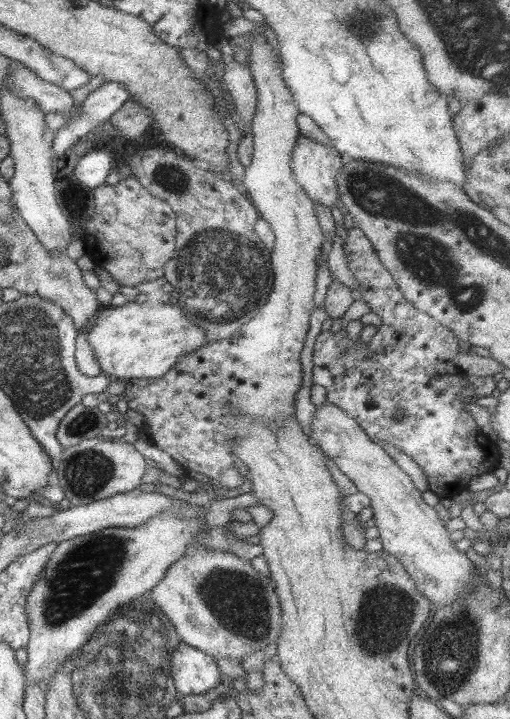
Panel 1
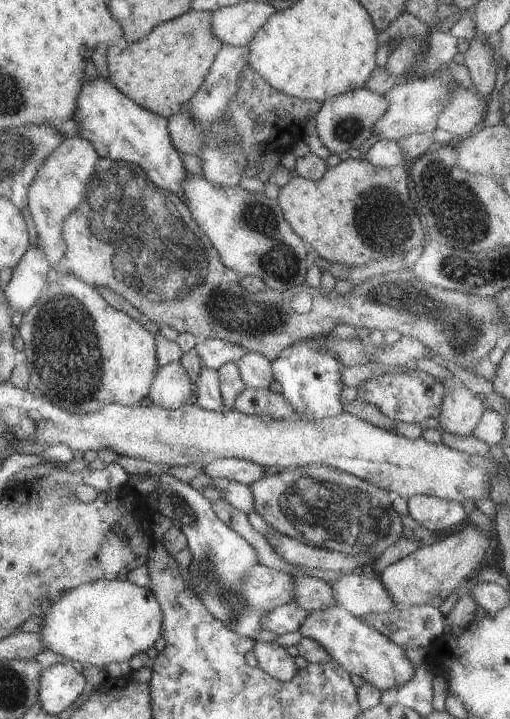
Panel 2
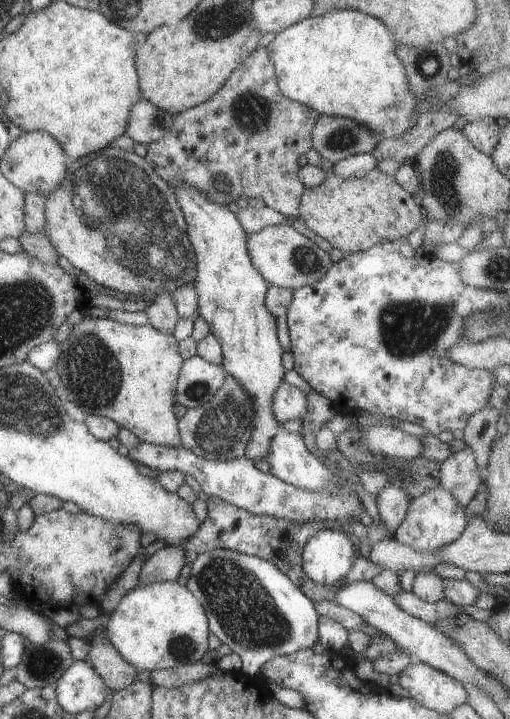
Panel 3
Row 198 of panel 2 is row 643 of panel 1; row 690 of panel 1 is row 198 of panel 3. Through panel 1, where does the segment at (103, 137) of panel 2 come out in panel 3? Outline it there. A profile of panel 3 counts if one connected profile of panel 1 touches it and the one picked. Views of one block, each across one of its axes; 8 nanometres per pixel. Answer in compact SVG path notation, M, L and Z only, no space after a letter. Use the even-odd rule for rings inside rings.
M178 180L168 184L180 204L197 257L194 288L198 293L198 316L208 322L211 334L220 340L225 372L244 386L256 406L255 428L245 456L250 461L265 460L270 440L281 428L272 412L272 396L287 372L282 364L284 350L278 340L276 318L265 306L265 295L270 285L252 266L246 248L247 233L228 207L216 200L212 202L206 192L200 192L192 184Z

